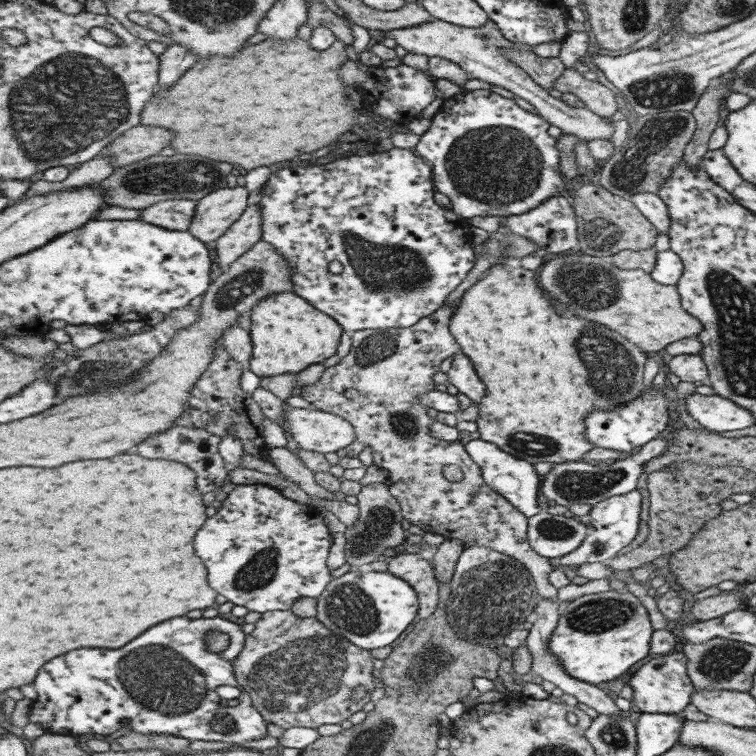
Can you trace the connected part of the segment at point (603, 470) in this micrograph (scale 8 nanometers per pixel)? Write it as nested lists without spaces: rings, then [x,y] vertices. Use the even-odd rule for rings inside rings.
[[[655,437],[636,450],[634,455],[627,456],[623,460],[589,462],[587,460],[573,460],[573,462],[561,462],[554,464],[552,470],[541,480],[541,494],[549,503],[571,506],[571,504],[594,505],[610,496],[625,494],[642,484],[642,466],[651,458],[659,456],[669,437]]]

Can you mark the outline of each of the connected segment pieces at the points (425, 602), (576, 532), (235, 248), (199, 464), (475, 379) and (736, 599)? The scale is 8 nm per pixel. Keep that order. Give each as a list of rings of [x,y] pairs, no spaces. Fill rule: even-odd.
[[[400,550],[387,560],[388,571],[405,579],[415,587],[419,595],[419,616],[422,619],[433,616],[440,600],[440,581],[434,563],[425,560],[421,554],[407,554]]]
[[[539,512],[529,518],[529,542],[547,558],[561,558],[575,550],[590,528],[575,517]]]
[[[256,204],[250,206],[242,218],[216,241],[218,266],[226,269],[237,263],[262,240],[262,235],[262,213],[260,204]]]
[[[173,426],[161,433],[157,433],[146,441],[141,442],[139,446],[135,446],[137,454],[145,456],[145,458],[167,459],[187,464],[192,470],[197,472],[197,486],[199,490],[211,492],[223,486],[223,482],[229,474],[227,470],[227,461],[220,453],[221,437],[207,432],[201,428],[191,428],[185,426]]]
[[[459,352],[453,356],[447,376],[448,382],[473,402],[479,403],[487,396],[487,384],[483,383],[467,354]]]
[[[727,591],[701,600],[696,600],[690,607],[691,618],[699,621],[722,617],[723,614],[742,608],[746,600],[738,593],[729,594]]]

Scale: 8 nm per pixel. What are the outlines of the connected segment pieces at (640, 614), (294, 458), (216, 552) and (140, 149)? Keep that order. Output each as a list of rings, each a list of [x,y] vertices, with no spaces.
[[[609,589],[604,592],[582,595],[560,605],[557,626],[551,636],[549,647],[555,653],[557,661],[563,665],[567,675],[588,684],[604,684],[625,674],[633,664],[637,664],[638,660],[646,660],[651,656],[649,638],[651,638],[653,628],[646,620],[646,616],[647,610],[641,605],[639,598],[625,589],[618,591]]]
[[[285,447],[269,449],[269,461],[274,467],[289,480],[302,489],[309,497],[320,497],[325,500],[333,499],[333,493],[318,485],[314,473],[301,462],[299,456]]]
[[[265,483],[239,485],[231,491],[225,500],[222,501],[222,505],[213,515],[213,518],[207,520],[207,526],[203,526],[203,530],[199,530],[199,538],[195,538],[195,546],[199,546],[199,556],[207,562],[207,568],[211,570],[211,584],[215,586],[215,590],[219,590],[219,594],[222,594],[229,602],[245,606],[249,611],[259,612],[261,615],[274,611],[291,610],[295,602],[300,598],[309,597],[317,599],[327,590],[327,586],[333,580],[331,568],[327,566],[327,560],[329,560],[329,554],[331,554],[331,546],[333,546],[333,534],[331,534],[329,526],[325,524],[323,512],[320,512],[317,506],[310,506],[290,500],[287,496],[283,496],[277,488]]]
[[[303,38],[267,40],[249,46],[235,58],[213,58],[211,62],[199,62],[179,80],[167,98],[161,98],[158,91],[154,93],[143,108],[141,125],[119,135],[99,155],[113,157],[115,168],[119,168],[159,155],[175,140],[173,148],[181,150],[183,154],[199,154],[219,162],[241,164],[243,171],[259,166],[272,168],[286,160],[297,160],[297,156],[329,146],[347,134],[347,130],[359,126],[359,112],[355,106],[353,114],[349,112],[349,92],[347,84],[341,80],[341,68],[345,62],[349,62],[349,54],[343,41],[337,39],[329,50],[321,52],[313,50],[311,42]]]

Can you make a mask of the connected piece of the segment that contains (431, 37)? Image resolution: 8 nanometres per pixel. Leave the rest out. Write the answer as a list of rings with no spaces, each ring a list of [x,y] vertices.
[[[437,19],[419,26],[383,30],[382,34],[387,38],[393,38],[396,44],[399,44],[408,52],[447,58],[451,62],[460,64],[463,70],[473,75],[474,78],[509,90],[517,97],[530,103],[539,115],[546,118],[553,126],[557,126],[562,134],[571,134],[571,136],[584,141],[611,140],[611,134],[613,134],[613,124],[611,122],[593,114],[585,106],[564,105],[560,99],[554,98],[543,86],[537,84],[523,67],[503,53],[503,50],[507,50],[507,48],[532,53],[535,48],[527,43],[509,41],[503,35],[503,31],[499,29],[499,25],[493,20],[487,21],[487,24],[479,28],[469,28]]]

